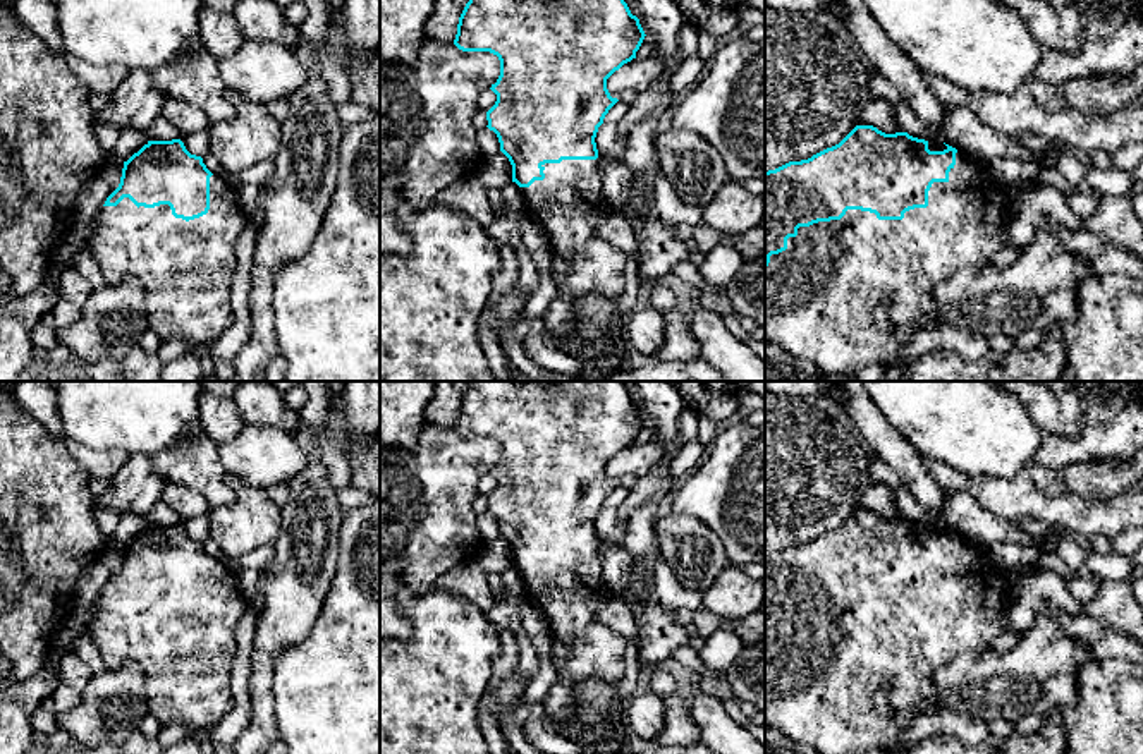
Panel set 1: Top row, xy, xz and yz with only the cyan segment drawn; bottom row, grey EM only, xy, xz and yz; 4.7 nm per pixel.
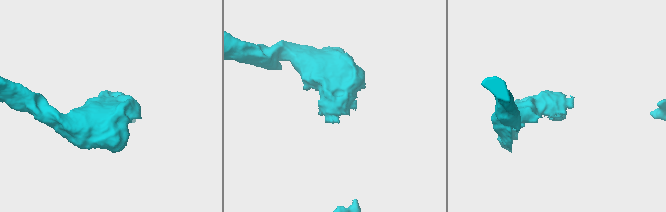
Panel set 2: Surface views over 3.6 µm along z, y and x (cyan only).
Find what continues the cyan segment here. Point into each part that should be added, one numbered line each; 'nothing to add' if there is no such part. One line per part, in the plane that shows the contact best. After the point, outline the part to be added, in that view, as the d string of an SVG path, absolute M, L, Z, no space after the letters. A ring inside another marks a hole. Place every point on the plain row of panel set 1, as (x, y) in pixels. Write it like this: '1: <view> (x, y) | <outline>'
1: yz (822, 679) | M963 536L956 538L956 550L949 556L947 567L933 567L928 575L928 591L914 593L904 598L902 605L878 605L875 598L861 594L847 594L840 605L818 606L810 611L799 611L796 622L787 623L787 634L772 639L765 653L765 725L782 732L794 742L803 742L816 749L820 754L863 754L868 751L889 752L901 733L901 730L918 714L937 713L938 699L932 689L933 675L968 653L981 653L992 648L992 642L1005 630L1005 611L1012 599L1009 593L1009 570L999 569L983 546L968 541ZM882 687L890 689L894 716L887 718L877 709L877 696Z

